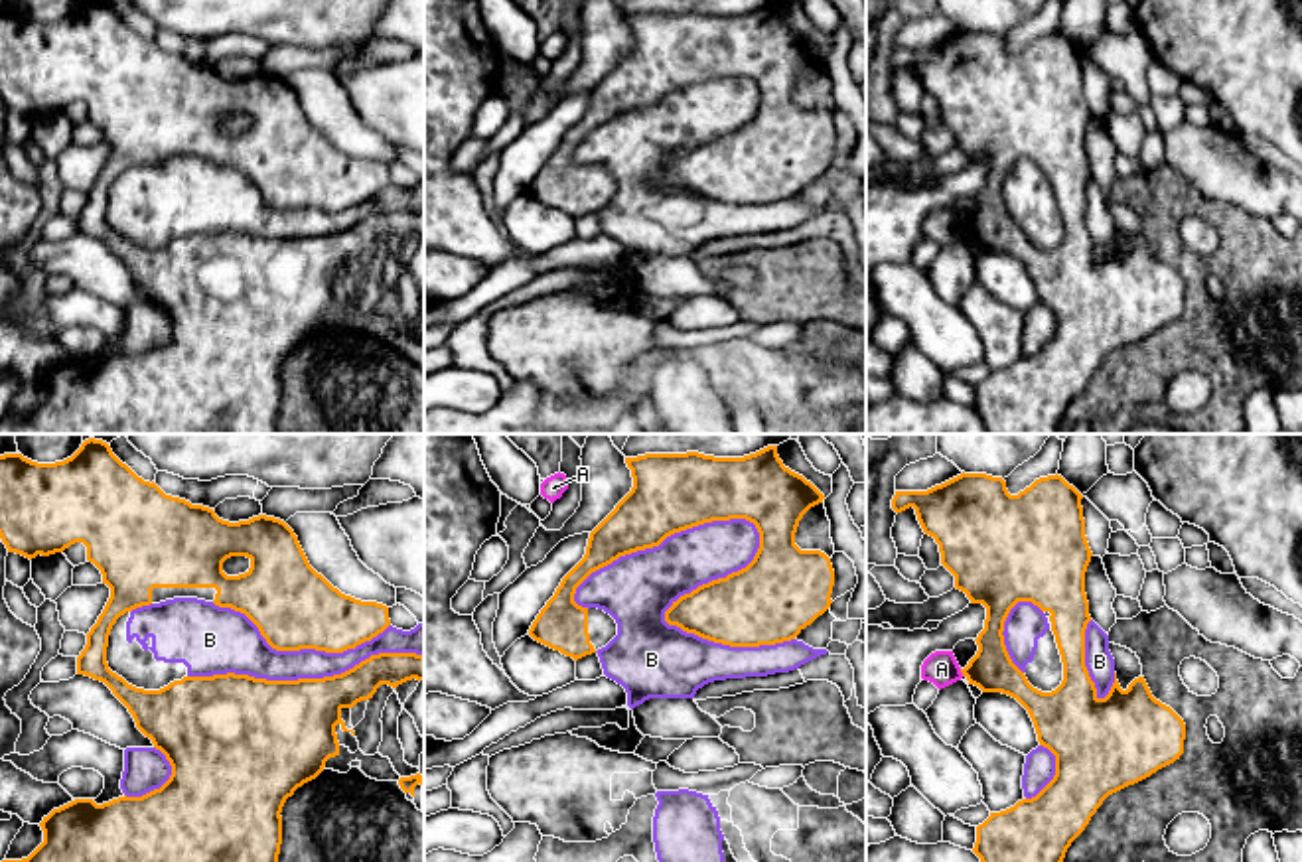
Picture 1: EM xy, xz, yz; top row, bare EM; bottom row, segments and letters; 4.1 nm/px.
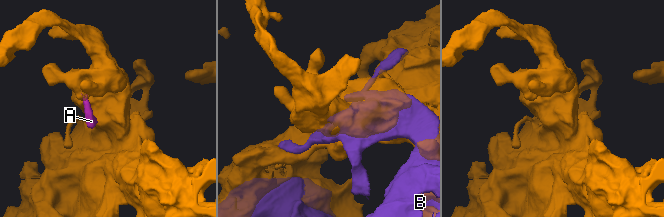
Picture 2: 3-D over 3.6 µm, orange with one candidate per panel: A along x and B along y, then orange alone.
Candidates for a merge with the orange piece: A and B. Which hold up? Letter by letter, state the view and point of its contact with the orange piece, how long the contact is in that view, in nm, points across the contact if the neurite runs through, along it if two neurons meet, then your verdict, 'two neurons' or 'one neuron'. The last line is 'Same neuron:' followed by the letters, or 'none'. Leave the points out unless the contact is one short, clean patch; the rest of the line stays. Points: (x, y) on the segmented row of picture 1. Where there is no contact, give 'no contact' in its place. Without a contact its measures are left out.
A: meets orange in yz at (961, 671); contact 40 nm long; border along yz (959, 669), (963, 675); two neurons
B: meets orange in xz at (754, 559); contact 900 nm long; two neurons
Same neuron: none

